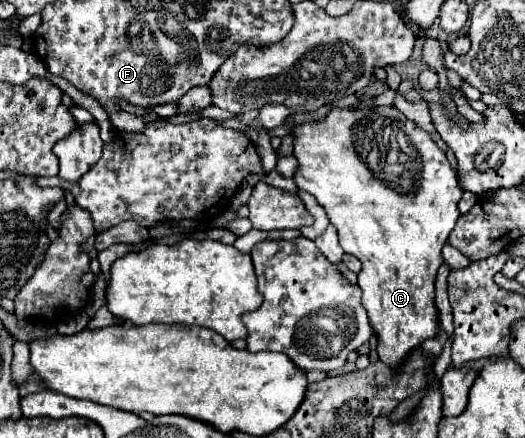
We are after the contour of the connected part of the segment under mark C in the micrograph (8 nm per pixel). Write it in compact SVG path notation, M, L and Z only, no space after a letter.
M394 105L392 107L374 107L374 109L332 107L330 113L322 119L294 125L290 129L290 135L294 137L294 157L298 161L298 169L294 173L294 183L302 191L308 191L310 195L314 195L314 199L326 209L330 223L338 229L342 249L362 261L362 271L358 273L358 287L362 289L362 305L368 311L370 325L372 325L374 333L378 335L378 355L382 361L386 361L386 365L398 365L398 361L402 357L406 357L406 353L410 353L410 349L418 347L422 341L436 335L438 311L434 305L434 279L436 279L438 267L442 265L442 247L460 217L458 201L462 199L462 189L458 185L458 179L456 179L446 155L436 147L436 143L430 139L430 135L426 131L422 131L414 121L406 119Z

